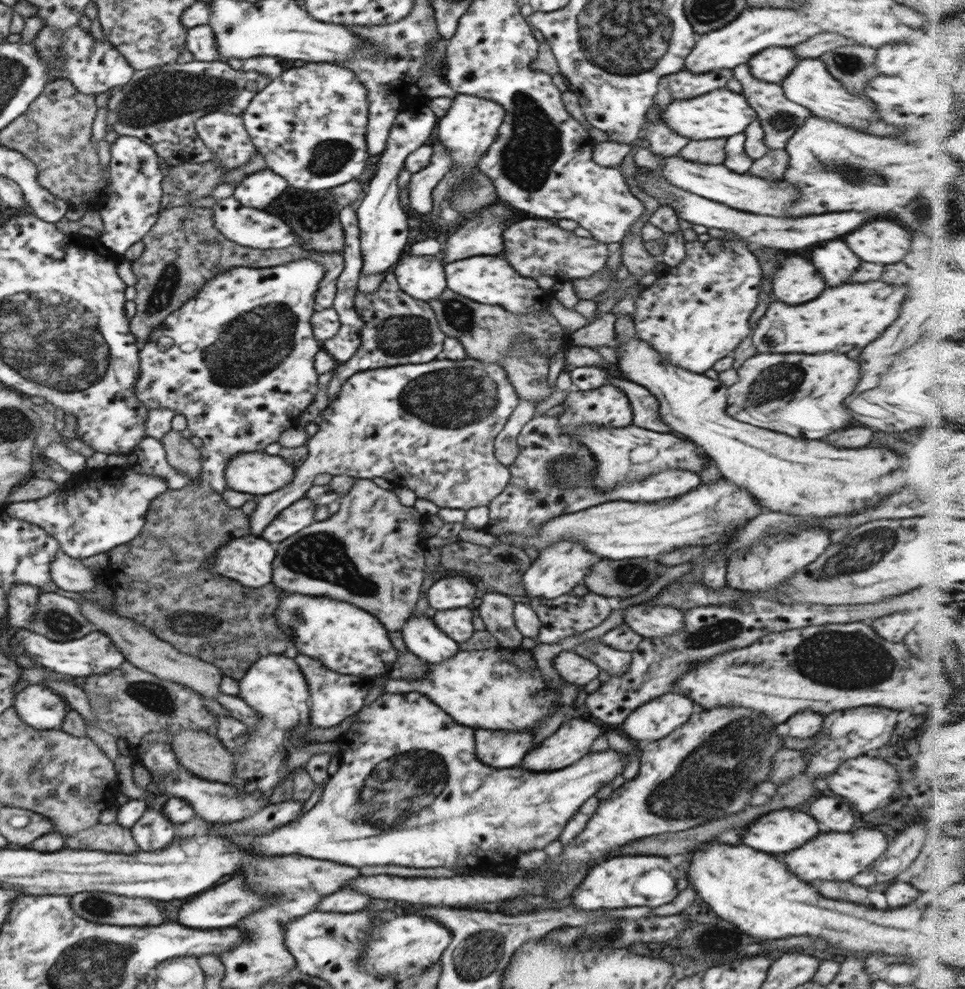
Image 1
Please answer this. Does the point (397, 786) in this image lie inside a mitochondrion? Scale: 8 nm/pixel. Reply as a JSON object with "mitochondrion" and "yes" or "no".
{"mitochondrion":"yes"}

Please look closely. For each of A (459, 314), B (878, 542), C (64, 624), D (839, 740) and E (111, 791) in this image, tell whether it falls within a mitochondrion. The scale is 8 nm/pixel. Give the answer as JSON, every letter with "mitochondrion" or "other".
{"A":"mitochondrion","B":"mitochondrion","C":"mitochondrion","D":"mitochondrion","E":"other"}

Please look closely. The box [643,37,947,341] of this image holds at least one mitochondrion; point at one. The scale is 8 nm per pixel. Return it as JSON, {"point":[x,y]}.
{"point":[851,172]}

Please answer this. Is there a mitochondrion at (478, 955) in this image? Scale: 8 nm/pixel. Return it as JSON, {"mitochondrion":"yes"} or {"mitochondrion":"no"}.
{"mitochondrion":"yes"}

